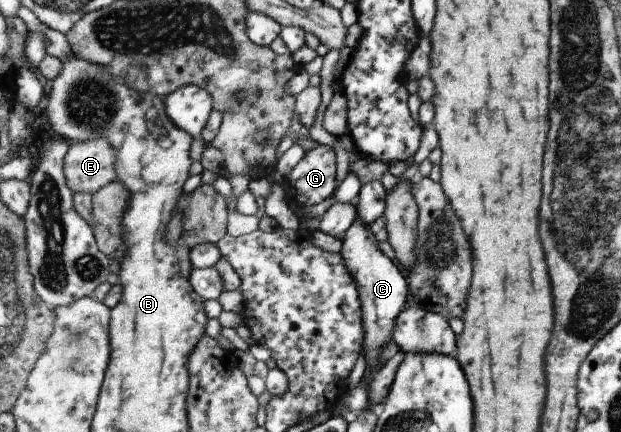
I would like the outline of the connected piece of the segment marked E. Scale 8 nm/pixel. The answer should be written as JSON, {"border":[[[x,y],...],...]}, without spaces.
{"border":[[[100,137],[82,142],[75,142],[69,148],[65,158],[65,173],[67,181],[74,194],[80,191],[97,193],[104,186],[118,179],[117,150],[108,137]]]}

